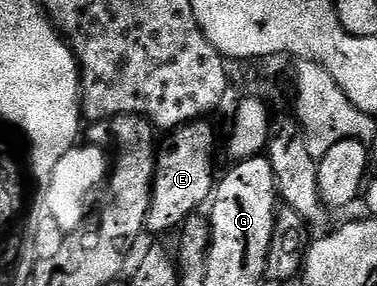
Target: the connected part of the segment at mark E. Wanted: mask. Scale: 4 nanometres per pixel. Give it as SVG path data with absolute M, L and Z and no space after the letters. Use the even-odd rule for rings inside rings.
M199 118L183 124L181 128L169 133L170 141L166 149L157 153L154 166L154 183L150 189L150 209L147 210L147 229L154 232L166 232L169 228L177 229L186 223L186 219L195 215L198 208L211 199L216 183L214 176L214 147L218 136L214 133L211 121Z

